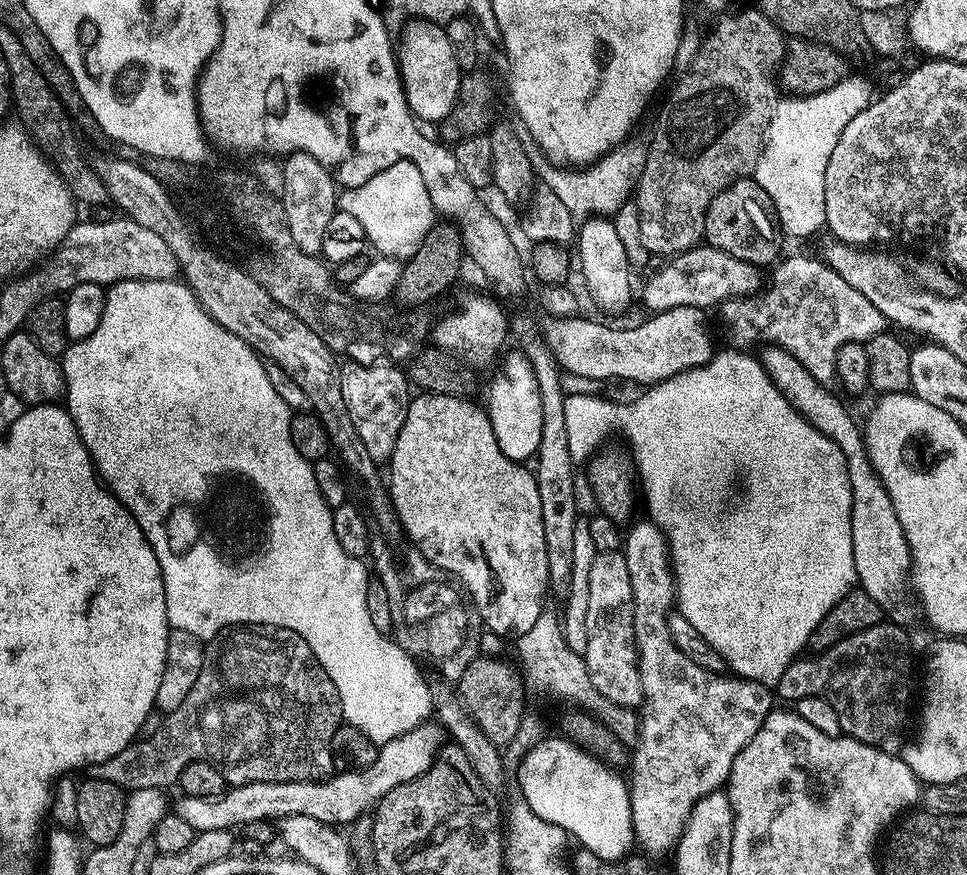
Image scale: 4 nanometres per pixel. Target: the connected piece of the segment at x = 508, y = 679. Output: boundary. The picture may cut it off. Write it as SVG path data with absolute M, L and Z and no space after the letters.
M481 655L461 674L459 703L465 713L480 728L482 734L497 746L507 746L518 734L524 716L526 689L519 671L499 659Z

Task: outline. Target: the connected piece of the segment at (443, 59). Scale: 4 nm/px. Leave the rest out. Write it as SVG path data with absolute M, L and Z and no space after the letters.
M409 20L398 37L398 67L404 97L413 116L425 125L439 125L452 113L460 99L462 75L450 47L450 38L446 38L445 25L429 20Z

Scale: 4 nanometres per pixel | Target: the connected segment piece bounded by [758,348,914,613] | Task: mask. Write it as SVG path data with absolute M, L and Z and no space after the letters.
M777 348L764 351L759 353L758 359L776 389L804 419L809 420L826 438L833 440L846 458L846 474L852 487L852 549L859 587L870 594L870 598L874 598L874 602L878 602L885 613L902 611L914 584L910 575L912 551L904 537L902 524L898 522L898 514L894 514L890 494L886 494L882 478L878 478L870 462L861 425L856 425L855 418L848 413L847 408L832 395L825 394L827 391L823 385L817 383L787 351Z

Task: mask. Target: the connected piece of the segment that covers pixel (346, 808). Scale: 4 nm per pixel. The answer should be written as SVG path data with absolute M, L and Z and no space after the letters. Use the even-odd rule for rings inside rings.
M427 726L410 730L405 736L379 745L377 761L369 768L362 768L360 774L341 772L335 778L322 780L238 784L214 798L190 798L180 794L177 795L174 815L185 820L196 833L206 830L236 830L246 822L276 822L285 816L296 814L306 814L306 818L318 818L318 822L333 826L349 826L360 815L367 813L391 788L418 778L416 772L423 774L420 768L424 770L424 752L428 752L428 744L432 744L436 738L437 733ZM404 752L420 752L420 756L412 756L412 764L404 768Z

